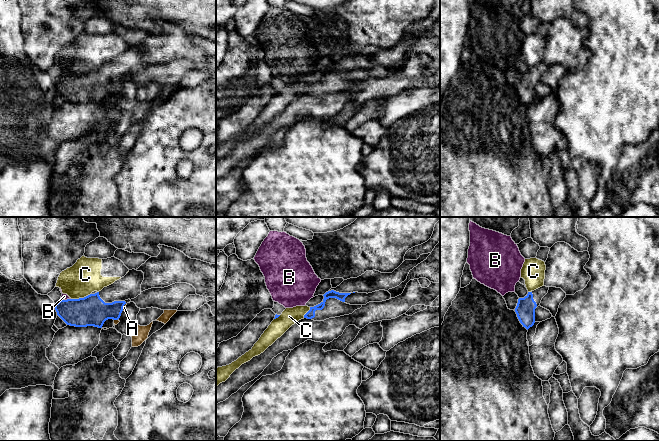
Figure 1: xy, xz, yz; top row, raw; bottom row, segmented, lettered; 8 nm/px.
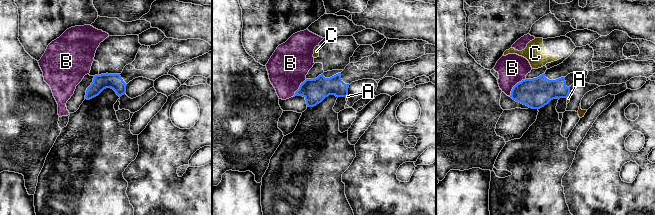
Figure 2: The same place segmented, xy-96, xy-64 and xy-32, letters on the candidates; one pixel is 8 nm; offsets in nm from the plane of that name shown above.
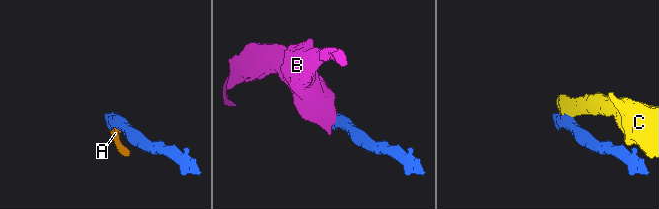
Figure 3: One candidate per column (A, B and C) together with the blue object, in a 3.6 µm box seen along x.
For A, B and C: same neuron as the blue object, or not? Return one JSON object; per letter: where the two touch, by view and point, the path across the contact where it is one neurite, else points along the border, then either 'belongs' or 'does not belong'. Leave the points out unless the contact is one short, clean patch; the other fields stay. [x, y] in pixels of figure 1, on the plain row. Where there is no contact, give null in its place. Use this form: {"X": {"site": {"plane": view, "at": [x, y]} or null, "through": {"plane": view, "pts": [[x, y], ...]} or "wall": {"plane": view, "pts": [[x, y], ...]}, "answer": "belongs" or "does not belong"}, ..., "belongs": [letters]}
{"A": {"site": {"plane": "xy", "at": [123, 82]}, "wall": {"plane": "xy", "pts": [[125, 79], [122, 86]]}, "answer": "does not belong"}, "B": {"site": {"plane": "xy", "at": [65, 76]}, "answer": "does not belong"}, "C": {"site": {"plane": "xy", "at": [80, 74]}, "answer": "does not belong"}, "belongs": []}

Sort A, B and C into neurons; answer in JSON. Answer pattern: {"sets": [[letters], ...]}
{"sets": [["A", "C"], ["B"]]}

